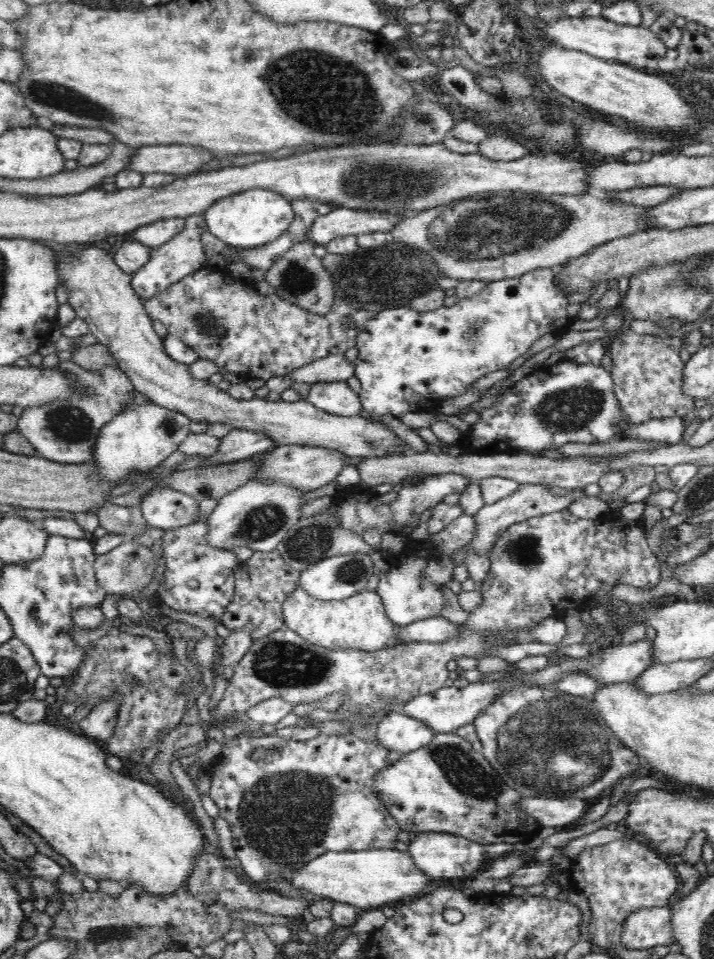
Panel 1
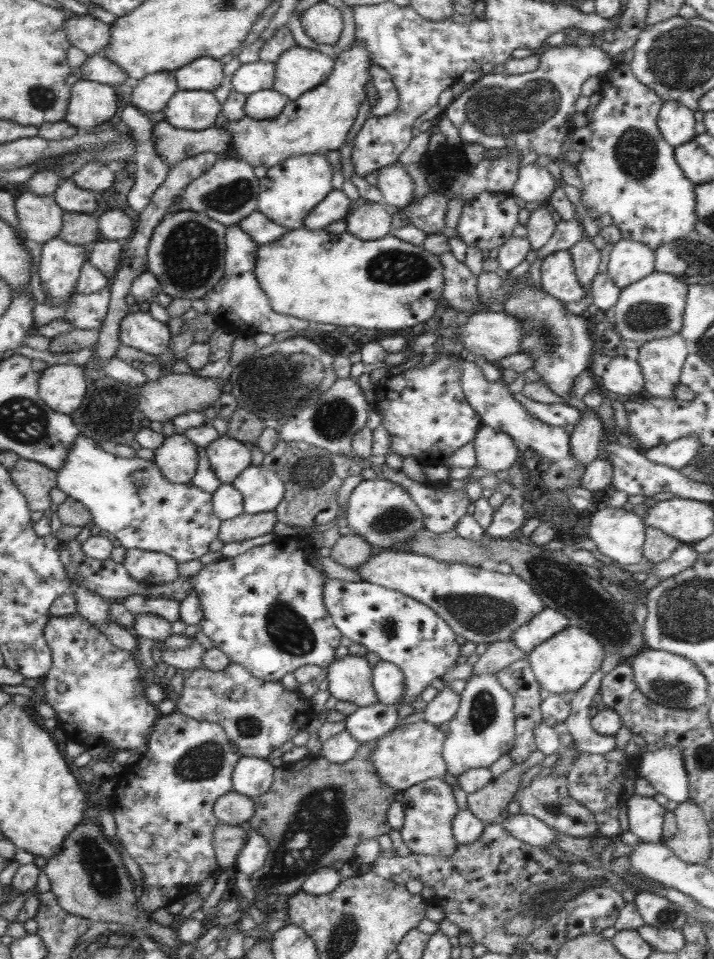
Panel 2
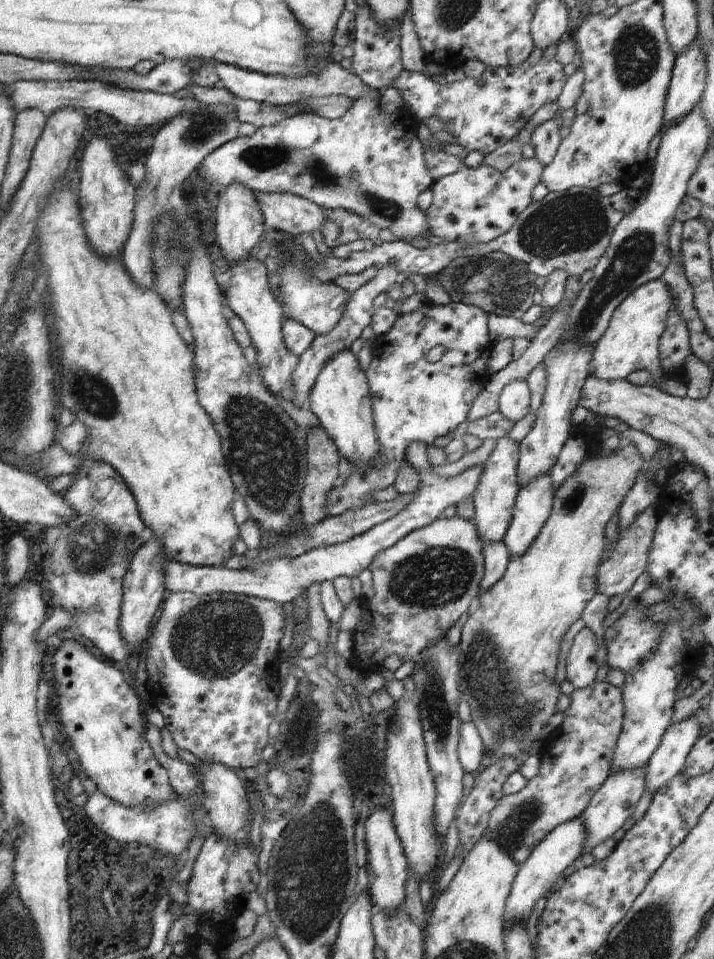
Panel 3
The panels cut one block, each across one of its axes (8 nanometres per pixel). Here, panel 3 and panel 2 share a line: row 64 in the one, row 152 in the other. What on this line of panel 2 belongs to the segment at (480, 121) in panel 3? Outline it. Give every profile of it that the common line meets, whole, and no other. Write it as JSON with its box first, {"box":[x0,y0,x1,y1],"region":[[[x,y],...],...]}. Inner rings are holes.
{"box":[445,44,614,161],"region":[[[562,44],[559,47],[547,47],[539,52],[539,65],[538,68],[530,71],[526,74],[508,74],[503,71],[503,69],[496,70],[491,73],[483,73],[477,80],[475,80],[470,85],[466,85],[462,93],[454,98],[454,100],[445,108],[445,117],[458,128],[458,132],[461,138],[461,145],[467,144],[482,144],[486,150],[493,149],[504,149],[504,148],[516,148],[521,152],[521,156],[526,156],[526,154],[530,154],[530,152],[536,152],[538,156],[550,156],[550,158],[554,161],[562,154],[562,147],[567,137],[567,134],[571,133],[574,129],[572,118],[574,118],[574,112],[576,109],[574,108],[574,104],[576,104],[576,100],[581,95],[580,88],[582,88],[582,84],[586,82],[586,79],[590,78],[590,76],[600,77],[606,71],[610,70],[612,66],[614,66],[614,58],[612,58],[609,54],[604,53],[600,47],[577,47],[575,44]]]}

